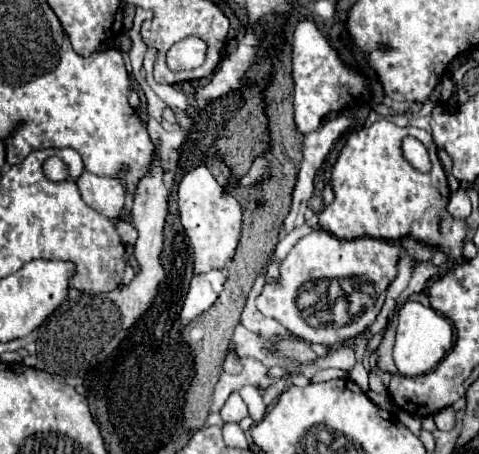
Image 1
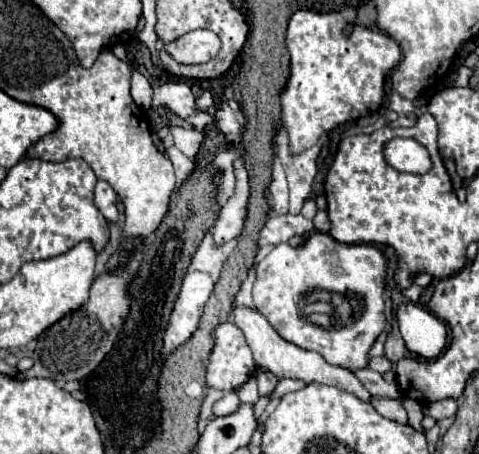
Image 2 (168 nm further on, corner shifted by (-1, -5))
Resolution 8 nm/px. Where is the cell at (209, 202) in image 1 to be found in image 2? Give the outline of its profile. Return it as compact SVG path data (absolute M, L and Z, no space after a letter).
M238 159L234 163L236 176L236 189L233 196L222 206L212 235L216 243L230 241L240 235L247 216L247 204L249 200L249 179L245 168L245 162Z

